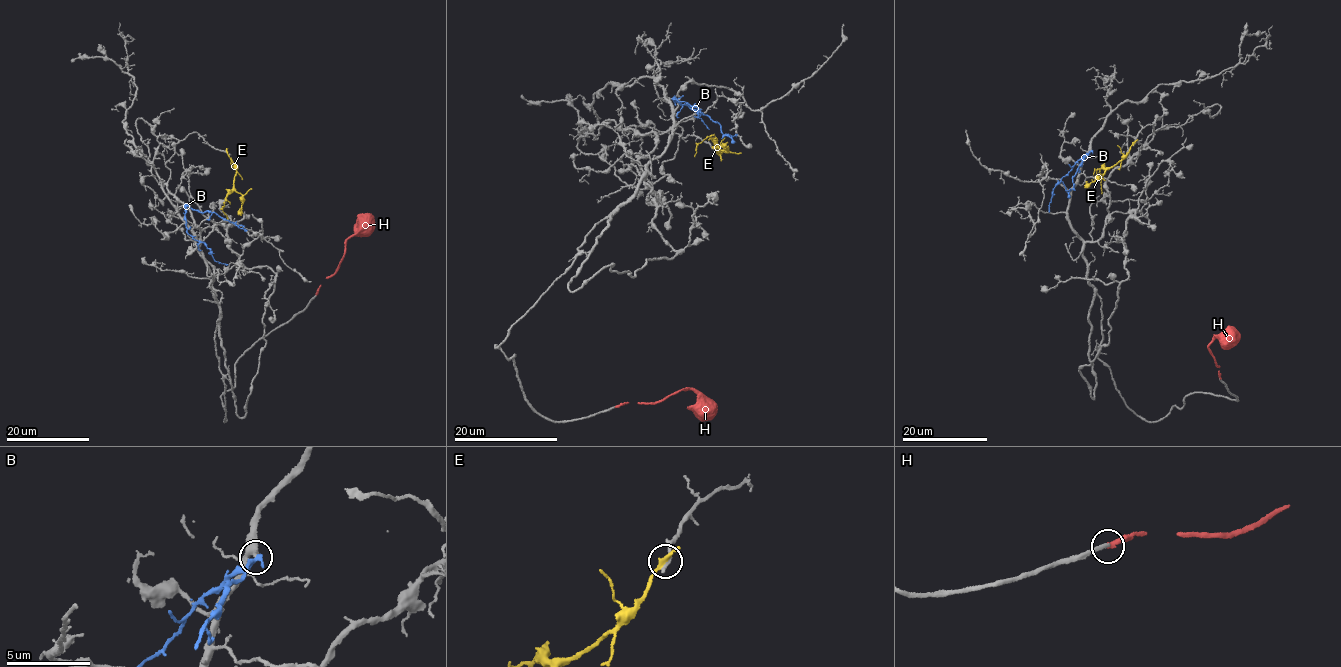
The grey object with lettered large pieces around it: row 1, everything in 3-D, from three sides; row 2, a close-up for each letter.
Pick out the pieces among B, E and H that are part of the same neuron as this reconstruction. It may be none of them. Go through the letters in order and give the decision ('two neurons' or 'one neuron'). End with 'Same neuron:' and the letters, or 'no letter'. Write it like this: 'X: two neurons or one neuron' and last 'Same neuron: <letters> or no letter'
B: two neurons
E: two neurons
H: two neurons
Same neuron: no letter

